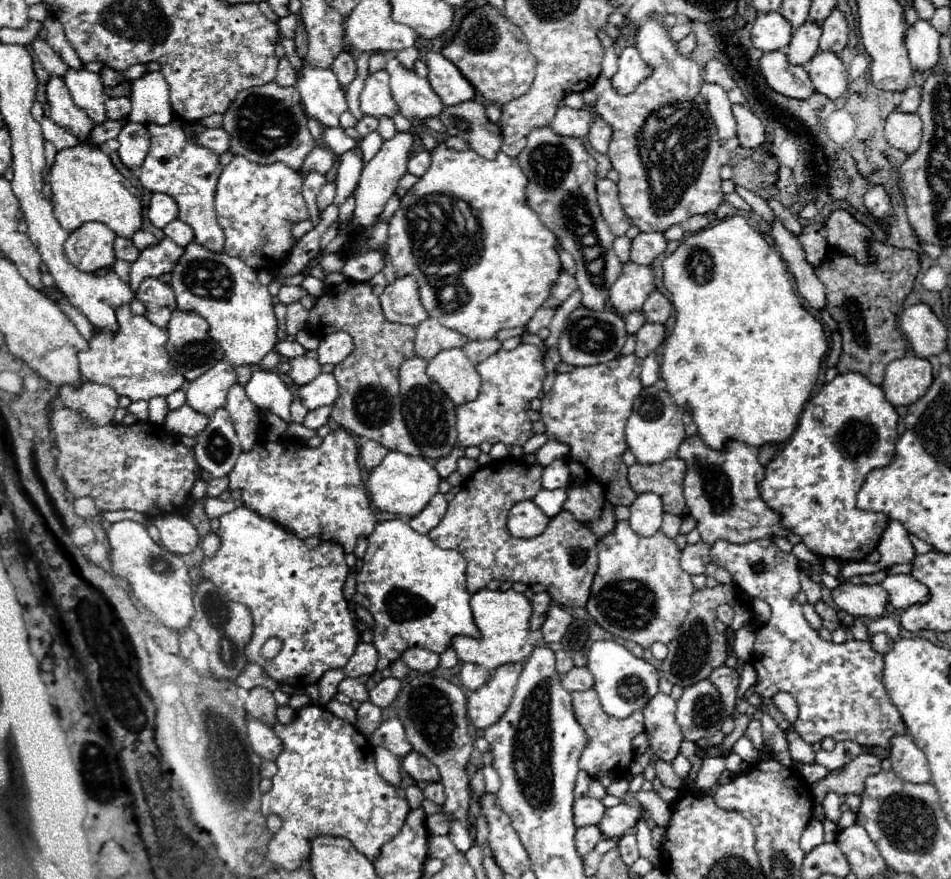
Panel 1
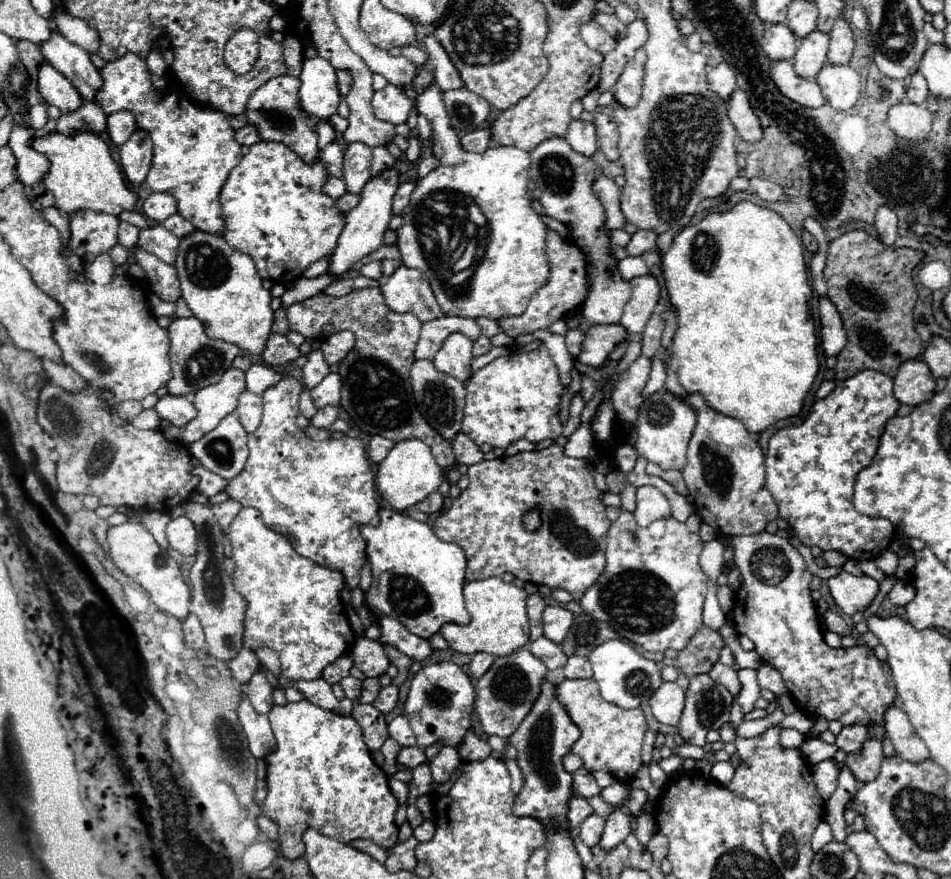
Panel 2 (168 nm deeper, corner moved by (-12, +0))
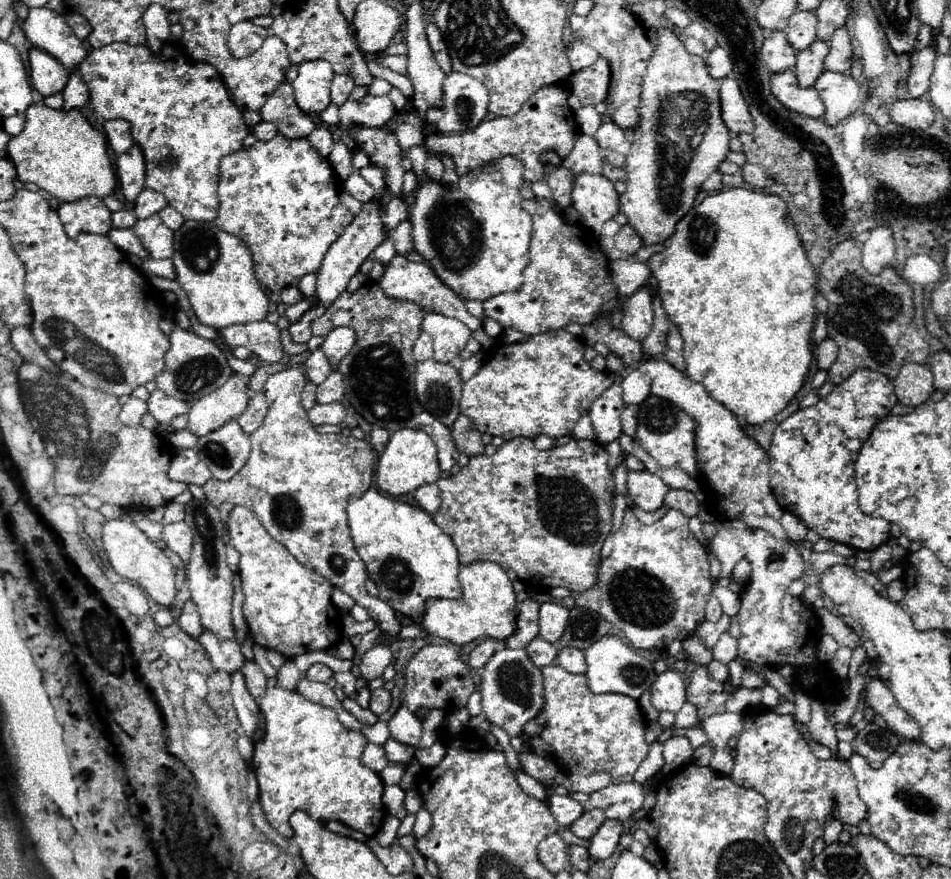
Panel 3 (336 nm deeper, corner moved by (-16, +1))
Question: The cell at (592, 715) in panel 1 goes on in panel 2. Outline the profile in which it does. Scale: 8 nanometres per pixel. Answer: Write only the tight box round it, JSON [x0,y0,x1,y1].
[554,678,648,784]

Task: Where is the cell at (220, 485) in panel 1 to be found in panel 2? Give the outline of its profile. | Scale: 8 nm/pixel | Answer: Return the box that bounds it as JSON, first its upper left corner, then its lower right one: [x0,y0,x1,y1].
[192,466,228,496]

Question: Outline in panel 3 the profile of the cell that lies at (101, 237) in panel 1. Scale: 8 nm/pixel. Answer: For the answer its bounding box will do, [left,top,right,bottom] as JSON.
[58,197,112,239]

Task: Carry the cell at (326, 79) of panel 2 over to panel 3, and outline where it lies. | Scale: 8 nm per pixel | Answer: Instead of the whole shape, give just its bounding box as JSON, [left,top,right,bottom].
[292,61,334,113]

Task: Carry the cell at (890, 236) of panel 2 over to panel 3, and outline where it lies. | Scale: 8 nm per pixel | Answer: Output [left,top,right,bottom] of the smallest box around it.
[862,225,894,273]

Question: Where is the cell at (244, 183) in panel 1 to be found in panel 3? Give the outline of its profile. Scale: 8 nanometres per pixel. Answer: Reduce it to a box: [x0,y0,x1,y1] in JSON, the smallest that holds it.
[216,133,354,291]

